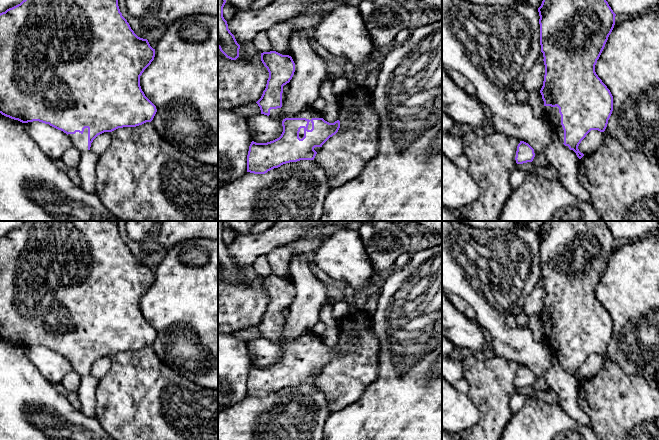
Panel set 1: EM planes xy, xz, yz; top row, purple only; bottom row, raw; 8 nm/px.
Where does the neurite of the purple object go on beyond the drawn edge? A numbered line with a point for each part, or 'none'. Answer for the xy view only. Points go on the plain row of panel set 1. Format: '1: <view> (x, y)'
1: xy (80, 365)

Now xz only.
1: xz (310, 337)

